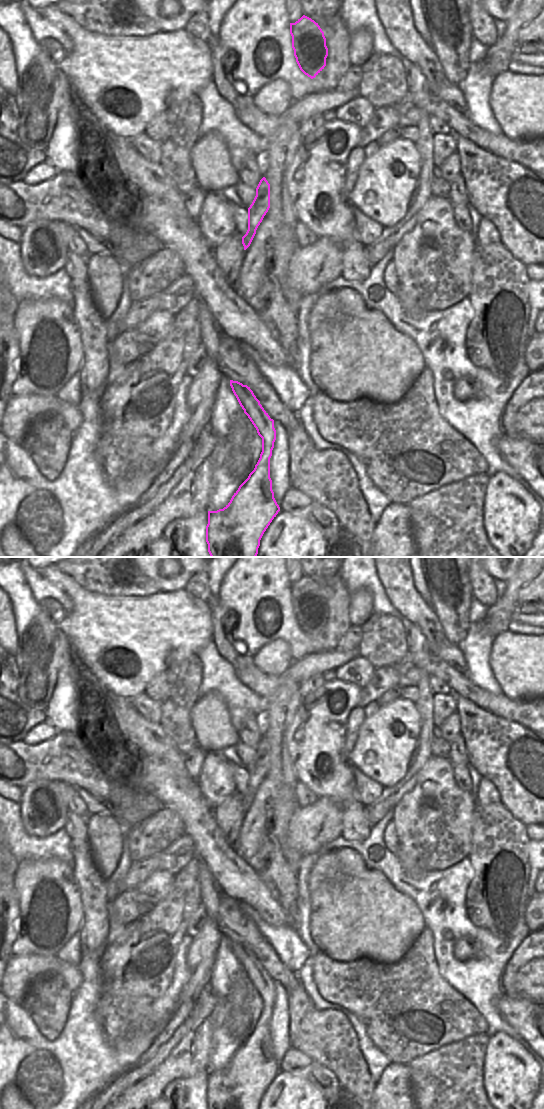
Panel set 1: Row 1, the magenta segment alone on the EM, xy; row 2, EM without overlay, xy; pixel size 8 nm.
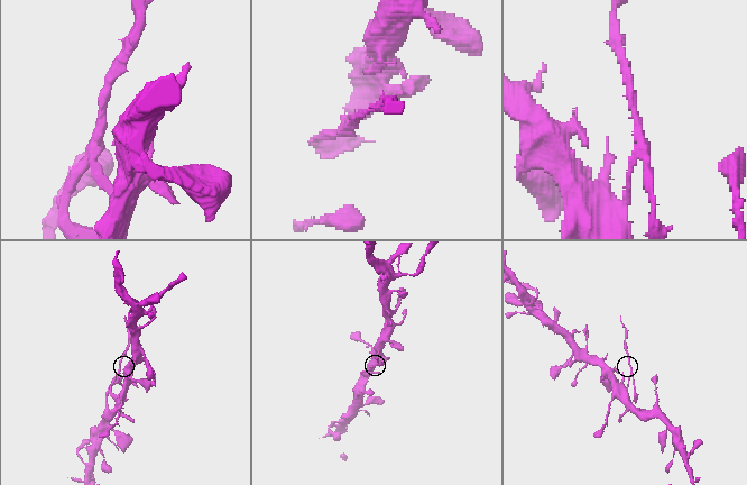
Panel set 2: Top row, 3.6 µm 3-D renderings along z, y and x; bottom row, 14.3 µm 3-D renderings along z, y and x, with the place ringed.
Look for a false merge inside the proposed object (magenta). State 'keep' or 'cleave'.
cleave

